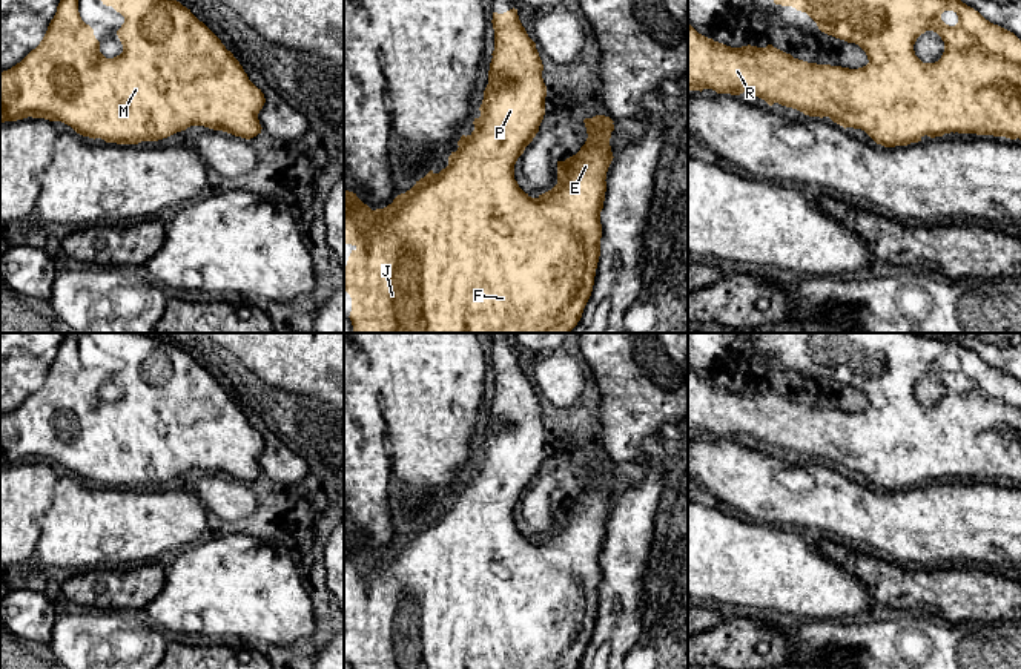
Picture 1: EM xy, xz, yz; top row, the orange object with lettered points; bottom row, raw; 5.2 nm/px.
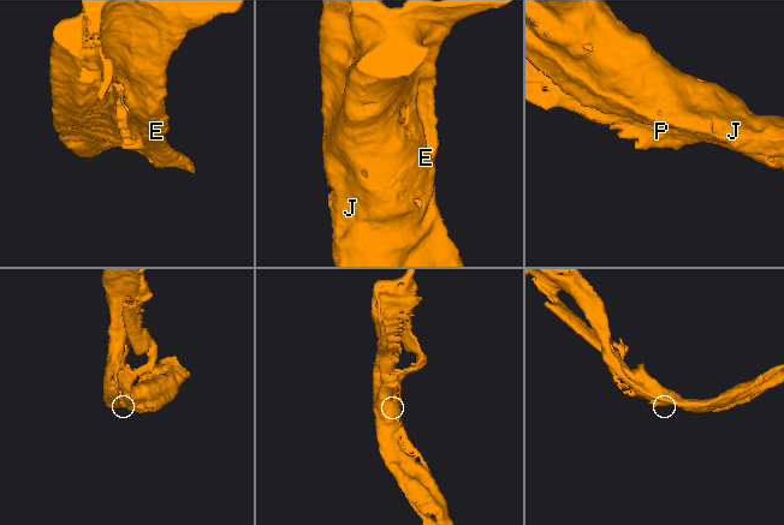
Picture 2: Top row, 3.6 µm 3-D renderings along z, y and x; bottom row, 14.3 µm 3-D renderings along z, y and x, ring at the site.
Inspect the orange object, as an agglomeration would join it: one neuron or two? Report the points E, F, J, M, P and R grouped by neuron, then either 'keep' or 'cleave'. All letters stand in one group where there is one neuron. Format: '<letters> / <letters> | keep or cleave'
E F J M P R | keep

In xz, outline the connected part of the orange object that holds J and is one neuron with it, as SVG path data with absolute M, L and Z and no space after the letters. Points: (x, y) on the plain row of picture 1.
M513 351L504 358L493 356L491 367L494 373L494 394L491 397L488 428L479 451L481 460L473 465L474 474L467 480L462 479L458 485L459 491L448 500L448 509L439 517L430 514L424 522L416 525L410 534L398 539L393 546L384 552L372 554L356 537L344 532L344 588L356 591L352 594L347 609L344 611L345 635L352 641L352 655L349 660L352 669L577 669L582 661L593 635L600 600L600 555L606 536L606 516L614 502L610 489L614 465L605 459L585 462L583 466L588 482L576 499L565 505L557 505L557 528L537 542L531 542L525 537L514 523L514 508L539 476L539 470L545 459L547 430L542 422L544 408L536 387L528 381L519 364L517 353Z

